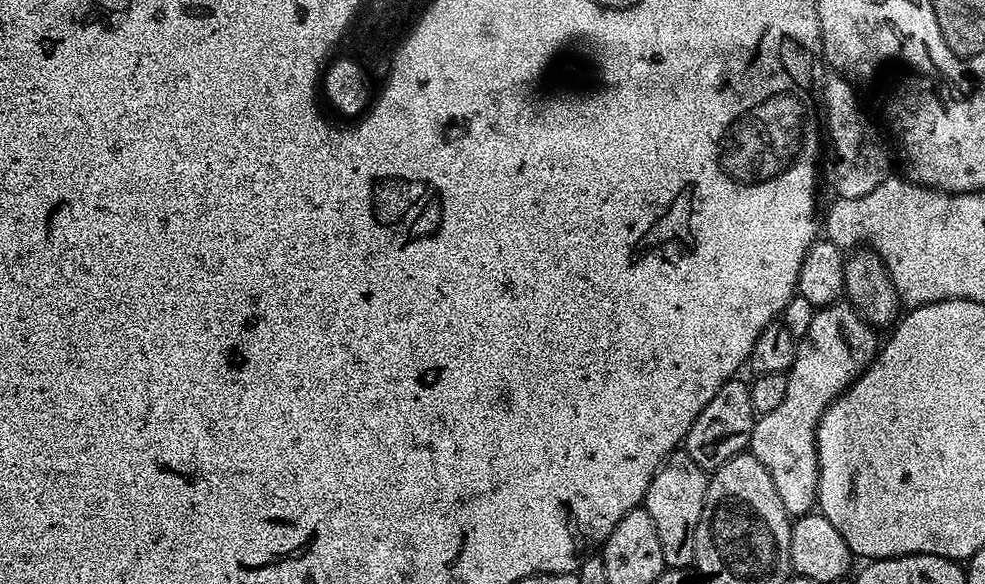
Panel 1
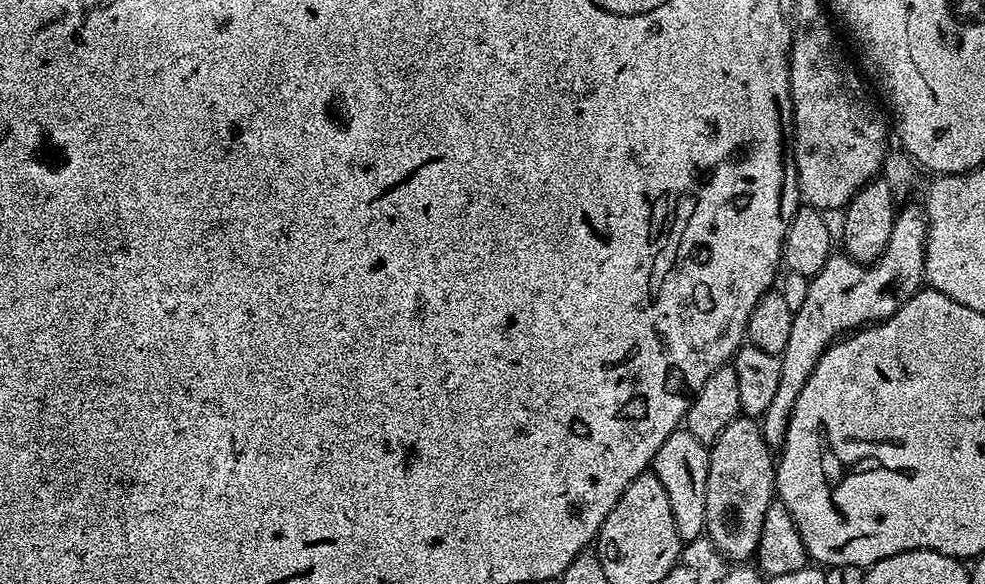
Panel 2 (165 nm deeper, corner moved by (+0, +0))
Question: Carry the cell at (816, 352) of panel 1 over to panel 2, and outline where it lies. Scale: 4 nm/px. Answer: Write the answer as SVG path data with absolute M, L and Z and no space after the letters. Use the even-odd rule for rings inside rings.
M901 207L896 214L890 242L880 259L875 260L872 264L860 264L857 260L850 259L847 254L834 254L828 259L826 266L822 266L820 273L809 279L806 299L802 301L802 306L798 306L798 310L792 313L790 338L786 342L786 350L779 355L782 379L778 382L778 391L774 393L770 407L759 421L760 429L769 446L783 445L784 435L788 430L788 423L794 410L794 402L798 402L798 394L802 394L802 386L806 386L806 378L810 378L814 366L818 366L825 350L845 334L851 334L869 324L890 319L914 293L921 291L926 280L924 275L924 243L927 240L928 225L921 209L919 207Z

